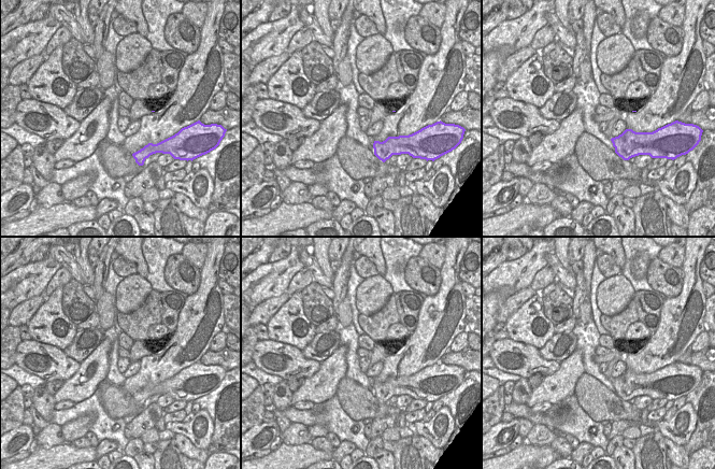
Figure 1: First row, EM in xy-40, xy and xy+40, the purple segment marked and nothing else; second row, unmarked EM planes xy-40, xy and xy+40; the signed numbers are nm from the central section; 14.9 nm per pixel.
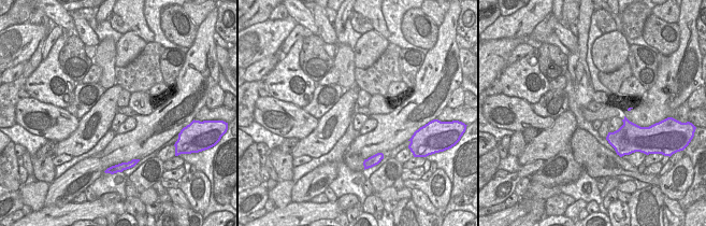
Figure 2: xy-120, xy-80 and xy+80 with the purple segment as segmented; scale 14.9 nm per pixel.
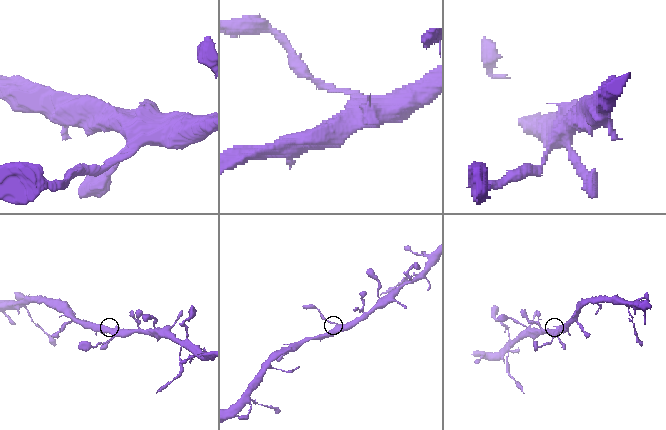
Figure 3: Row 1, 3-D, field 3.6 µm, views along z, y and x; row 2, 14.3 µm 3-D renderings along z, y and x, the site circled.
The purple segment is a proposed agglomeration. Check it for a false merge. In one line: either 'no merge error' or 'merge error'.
no merge error

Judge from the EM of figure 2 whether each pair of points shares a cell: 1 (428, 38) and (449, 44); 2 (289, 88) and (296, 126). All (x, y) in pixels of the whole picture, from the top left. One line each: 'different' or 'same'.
1: different
2: different

